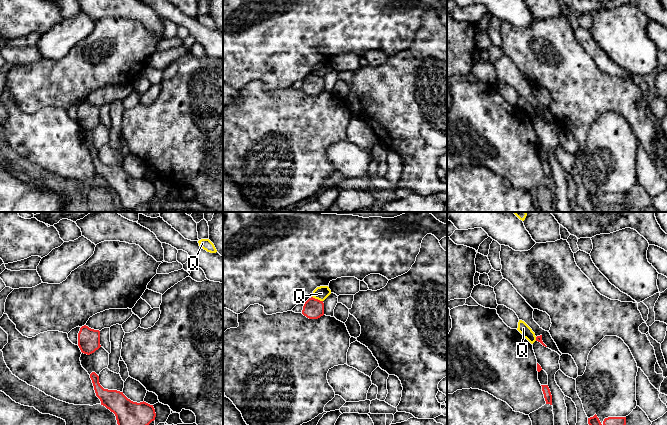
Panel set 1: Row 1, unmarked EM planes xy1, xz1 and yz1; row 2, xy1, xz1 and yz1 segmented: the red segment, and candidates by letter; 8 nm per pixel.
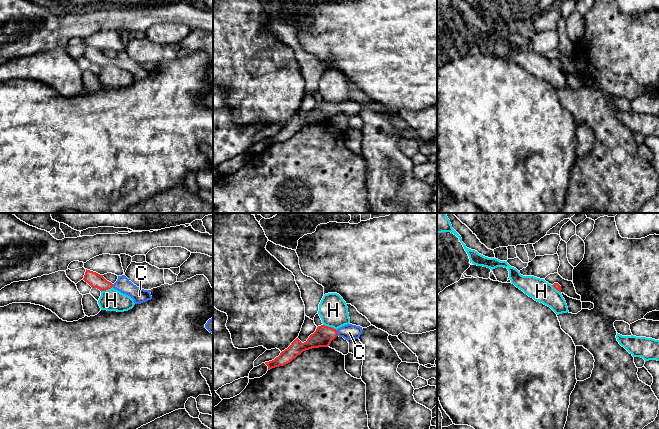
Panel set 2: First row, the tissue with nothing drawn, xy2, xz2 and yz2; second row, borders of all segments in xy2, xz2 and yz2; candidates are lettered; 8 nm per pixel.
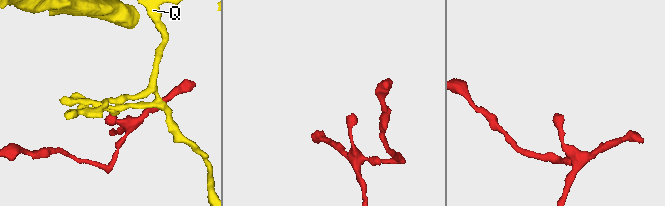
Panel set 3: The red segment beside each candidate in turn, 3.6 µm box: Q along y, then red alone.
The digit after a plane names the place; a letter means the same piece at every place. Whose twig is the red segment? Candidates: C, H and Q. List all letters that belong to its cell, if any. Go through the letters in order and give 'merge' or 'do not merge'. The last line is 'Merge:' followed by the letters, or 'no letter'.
C: merge
H: do not merge
Q: do not merge
Merge: C

